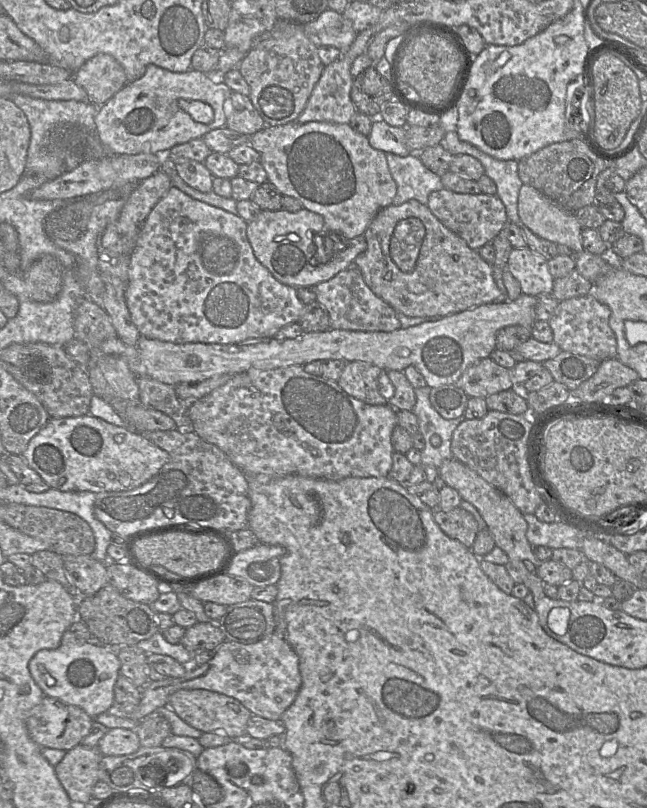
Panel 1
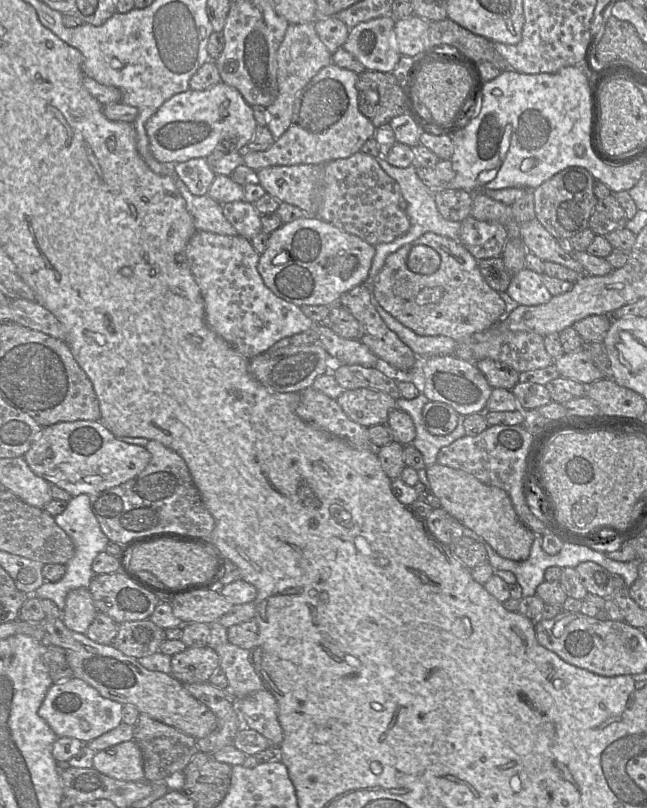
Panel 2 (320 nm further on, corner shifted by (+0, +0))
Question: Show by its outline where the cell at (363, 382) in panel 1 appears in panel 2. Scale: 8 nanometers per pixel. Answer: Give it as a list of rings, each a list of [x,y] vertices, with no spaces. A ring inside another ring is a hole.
[[[369,388],[345,390],[337,401],[352,421],[366,428],[386,424],[389,413],[397,407],[394,398]]]

